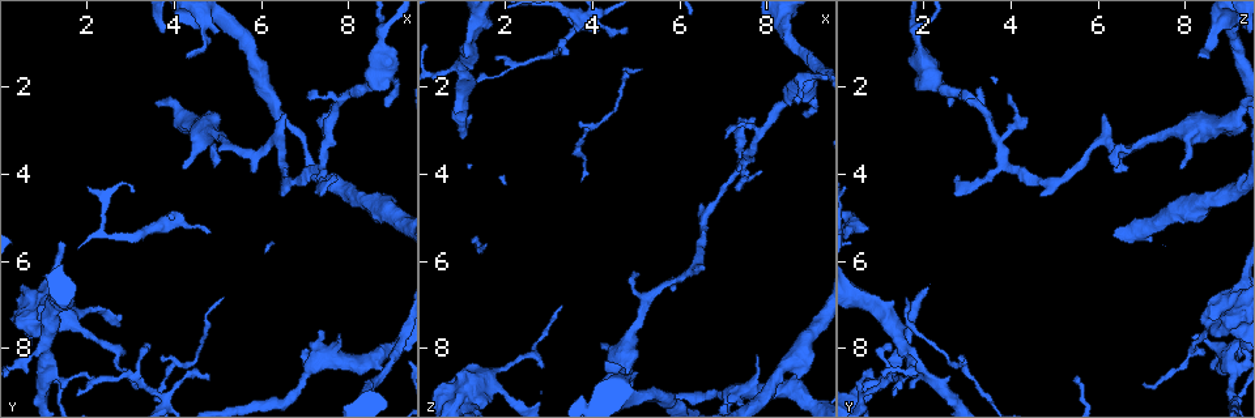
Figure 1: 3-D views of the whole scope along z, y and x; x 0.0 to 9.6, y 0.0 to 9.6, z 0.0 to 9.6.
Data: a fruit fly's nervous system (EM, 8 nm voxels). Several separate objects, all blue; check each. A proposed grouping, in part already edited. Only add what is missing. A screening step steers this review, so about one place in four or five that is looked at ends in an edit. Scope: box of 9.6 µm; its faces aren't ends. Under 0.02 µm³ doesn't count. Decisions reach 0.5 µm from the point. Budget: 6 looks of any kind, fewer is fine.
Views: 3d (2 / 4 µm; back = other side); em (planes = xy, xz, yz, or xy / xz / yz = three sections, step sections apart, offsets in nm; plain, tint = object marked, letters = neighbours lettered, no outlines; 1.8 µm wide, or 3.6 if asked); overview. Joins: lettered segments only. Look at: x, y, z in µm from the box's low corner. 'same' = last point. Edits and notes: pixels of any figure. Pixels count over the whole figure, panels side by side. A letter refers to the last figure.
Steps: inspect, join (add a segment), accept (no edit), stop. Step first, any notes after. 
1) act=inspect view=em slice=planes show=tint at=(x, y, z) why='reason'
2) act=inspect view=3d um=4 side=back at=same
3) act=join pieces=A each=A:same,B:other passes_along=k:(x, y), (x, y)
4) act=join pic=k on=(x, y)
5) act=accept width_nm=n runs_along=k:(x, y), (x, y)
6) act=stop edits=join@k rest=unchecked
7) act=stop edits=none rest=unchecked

act=inspect view=em um=3.6 slice=planes show=tint at=(6.55, 2.65, 6.10) why='tapers out'

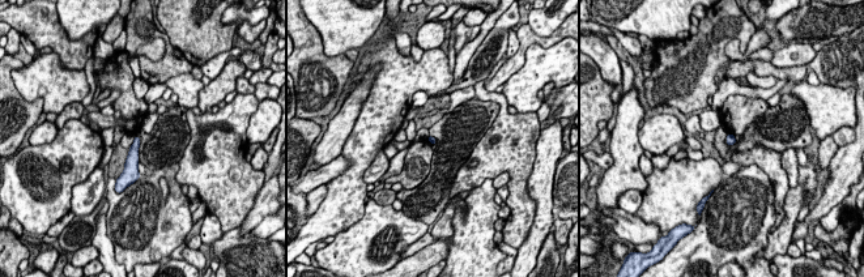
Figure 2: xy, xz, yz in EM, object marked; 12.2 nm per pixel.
act=inspect view=em um=3.6 slice=planes show=letters at=same why='see the neighbours'

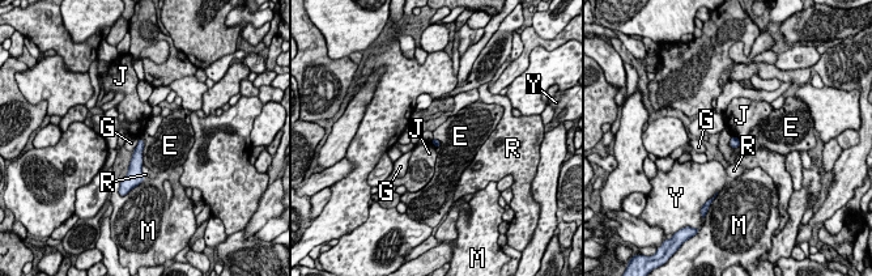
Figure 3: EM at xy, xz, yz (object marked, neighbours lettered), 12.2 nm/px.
act=accept each=E:other,G:other,J:other,M:other,R:other,Y:other border=3:(140, 138), (143, 140), (144, 164) found='no lettered segment goes on from it'

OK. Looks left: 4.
act=inspect view=3d um=2 at=(4.25, 1.35, 8.40) why='an open end'

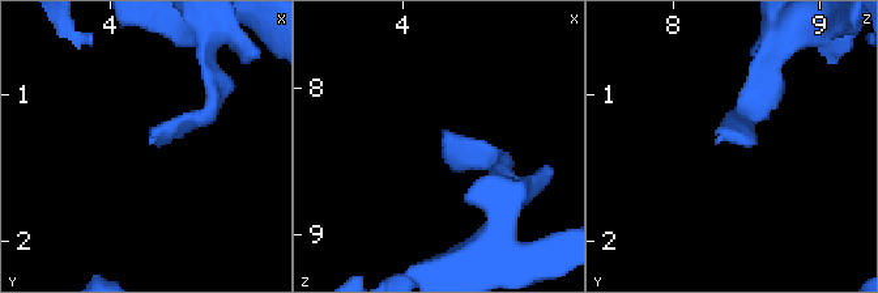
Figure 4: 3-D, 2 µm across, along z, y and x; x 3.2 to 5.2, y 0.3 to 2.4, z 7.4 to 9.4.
act=inspect view=em slice=yz step=8 show=tint at=(4.28, 1.34, 8.32)

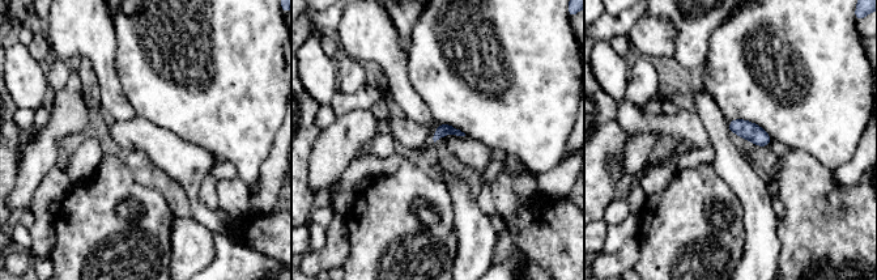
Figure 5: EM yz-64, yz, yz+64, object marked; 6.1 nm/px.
act=inspect view=em slice=planes show=letters at=same why='another direction'

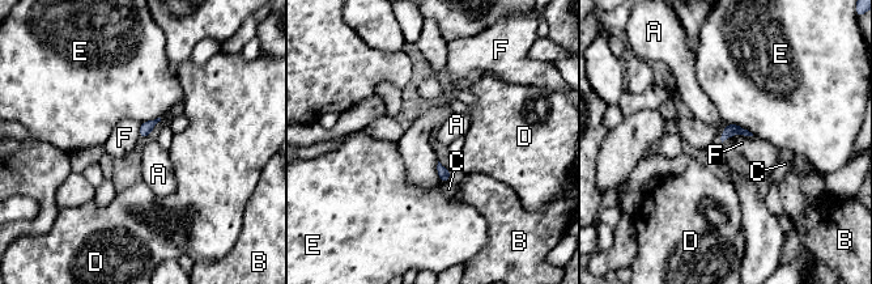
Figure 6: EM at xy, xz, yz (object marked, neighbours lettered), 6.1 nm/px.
act=accept longest_contact=E:180nm each=A:other,B:other,C:other,D:other,E:other,F:other border=6:(753, 135), (732, 134), (728, 138) found='no lettered segment goes on from it'

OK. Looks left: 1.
act=inspect view=em slice=planes show=letters at=(7.75, 7.70, 8.20) why='free end'

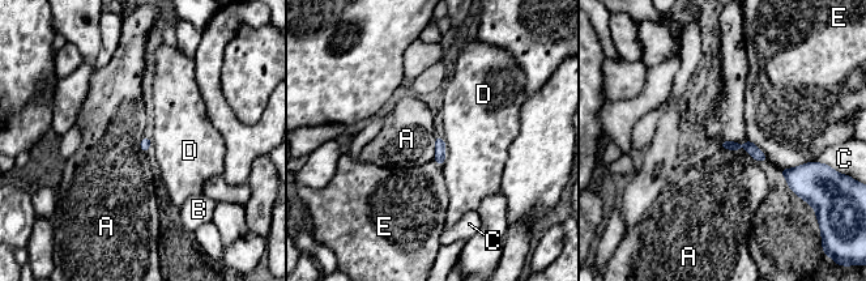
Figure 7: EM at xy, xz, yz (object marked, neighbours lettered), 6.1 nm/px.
act=accept each=A:other,B:other,C:other,D:other,E:other found='none of them fits'

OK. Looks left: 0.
act=stop edits=none rest=unchecked

